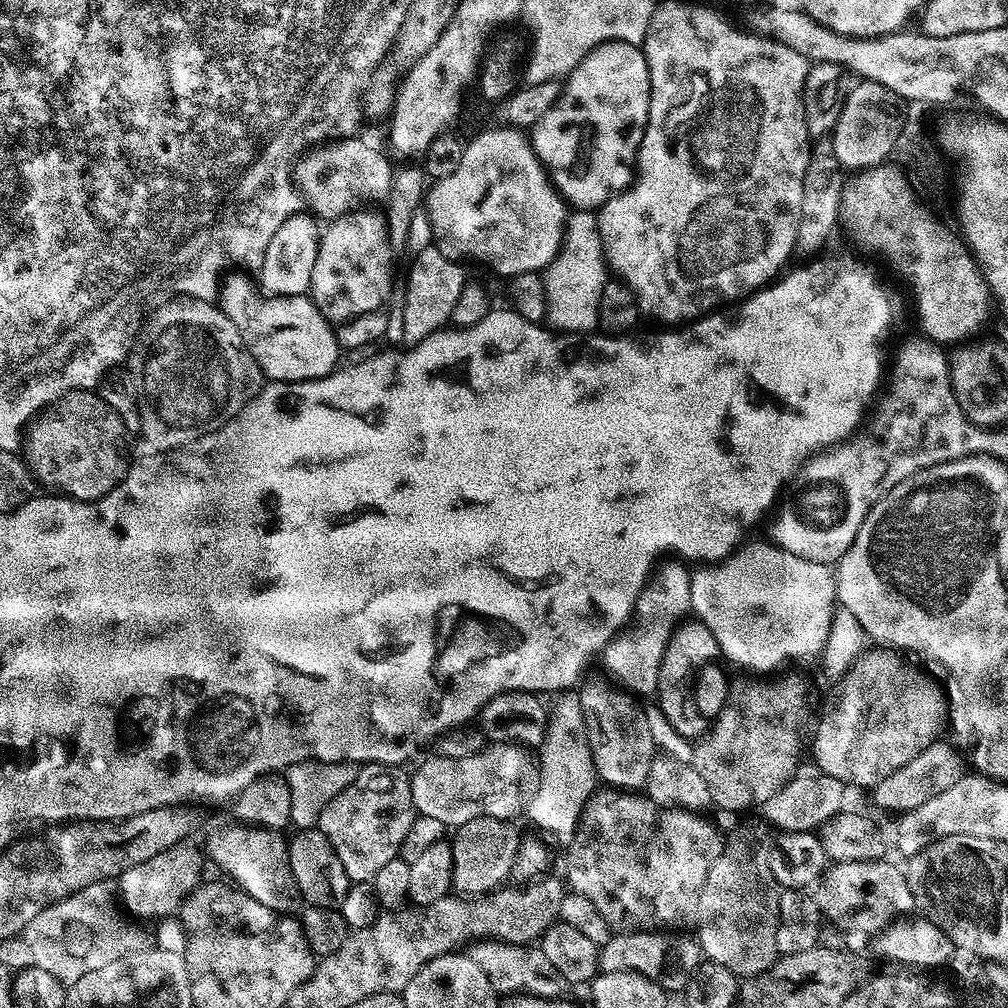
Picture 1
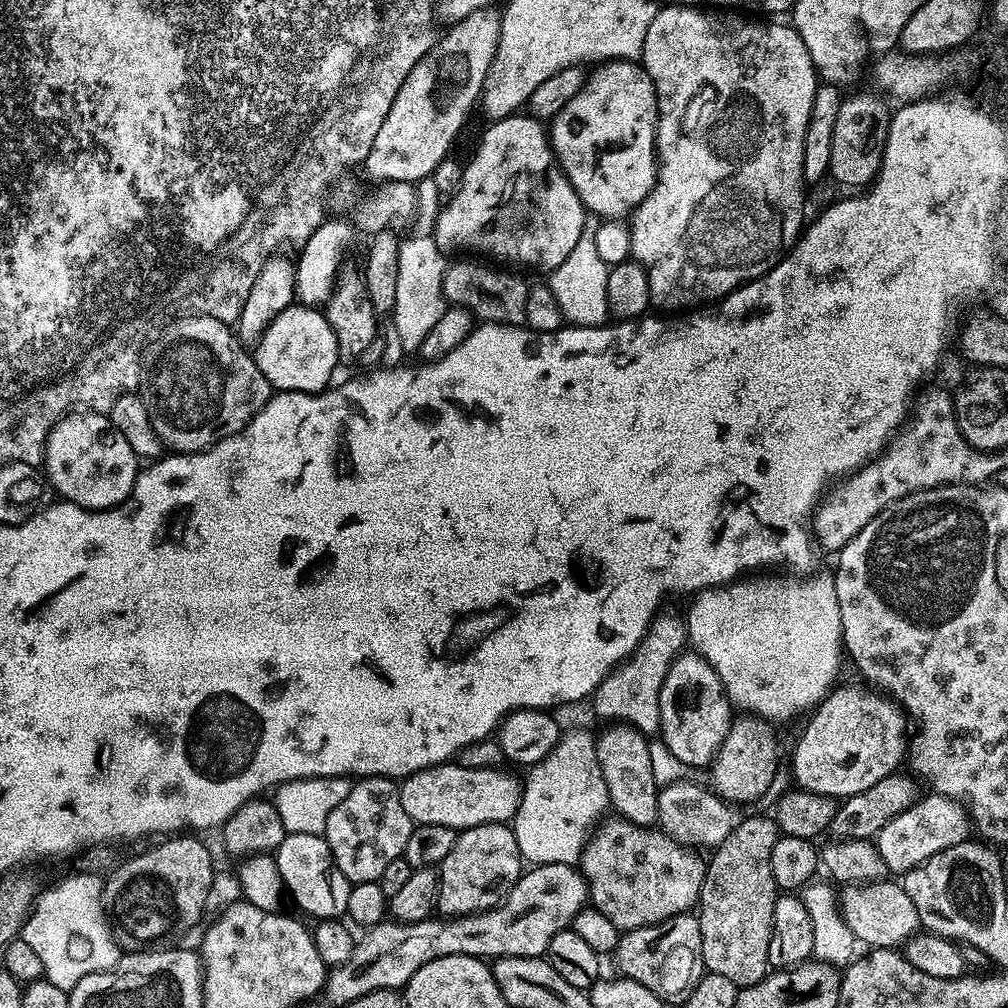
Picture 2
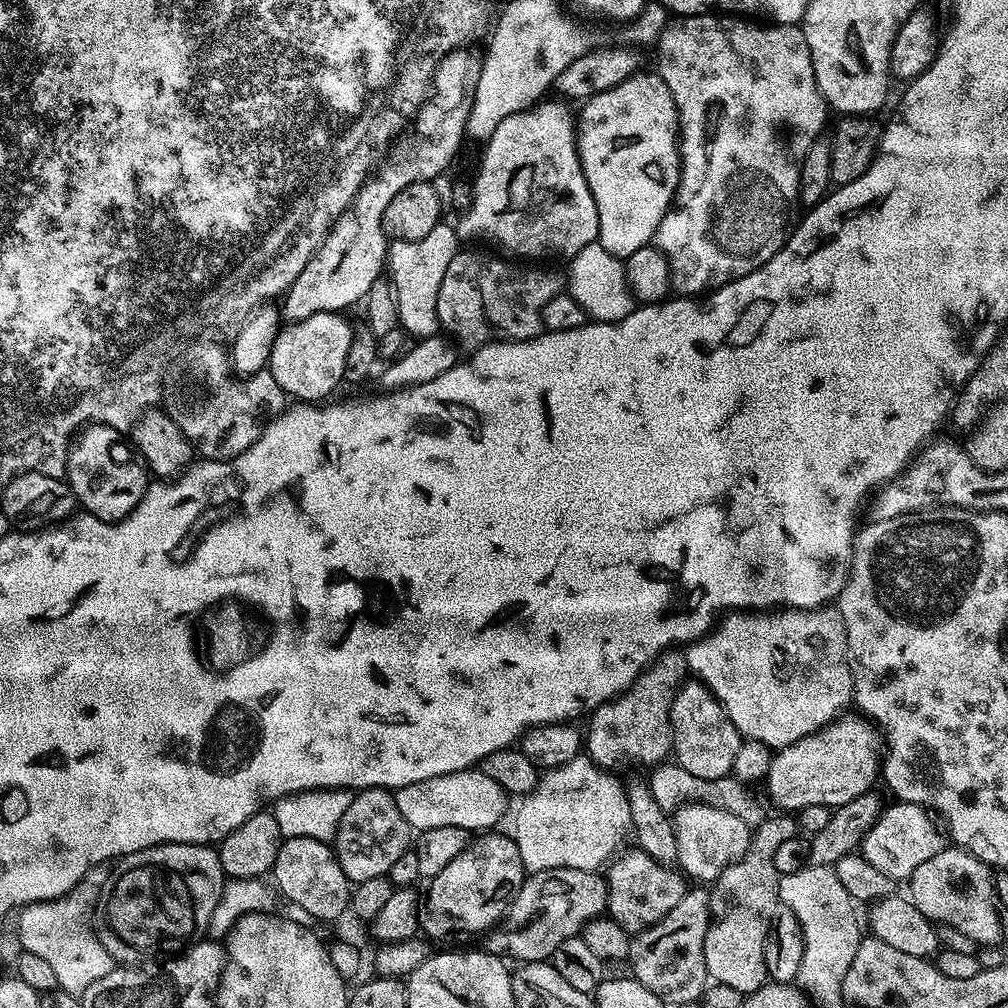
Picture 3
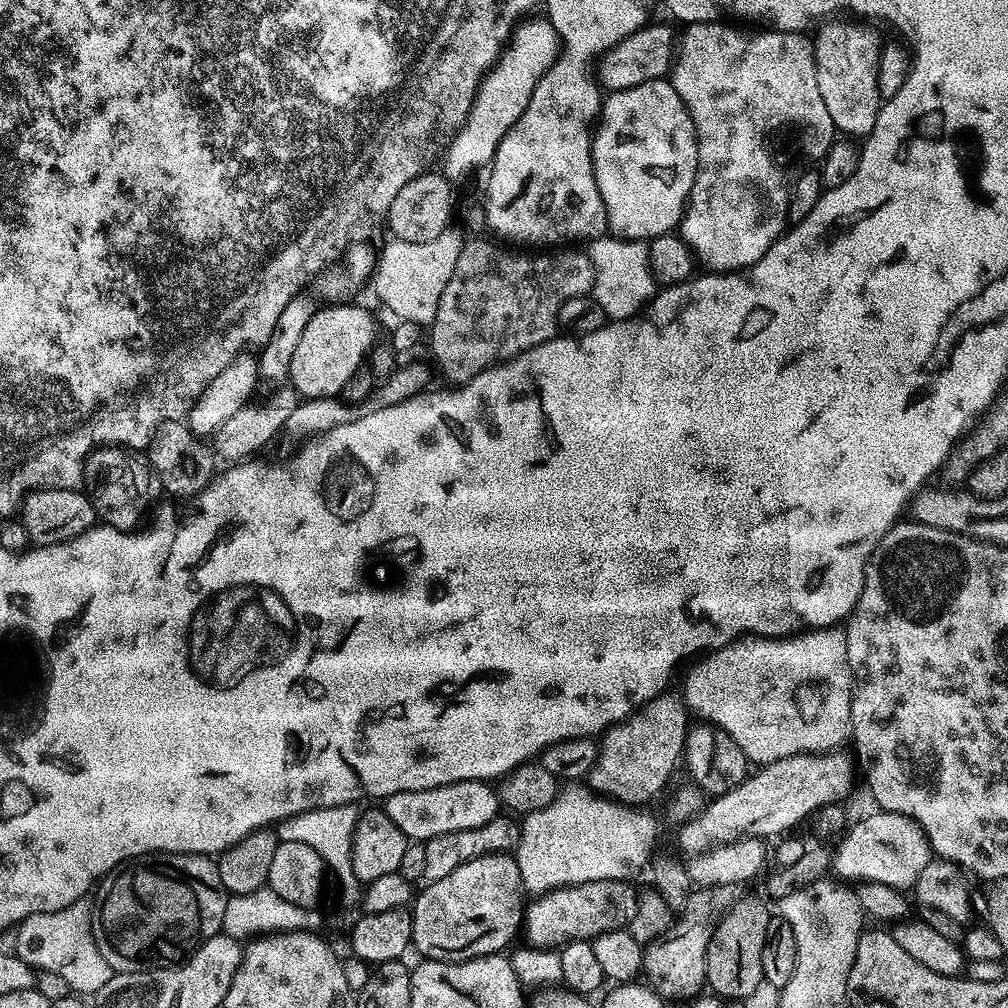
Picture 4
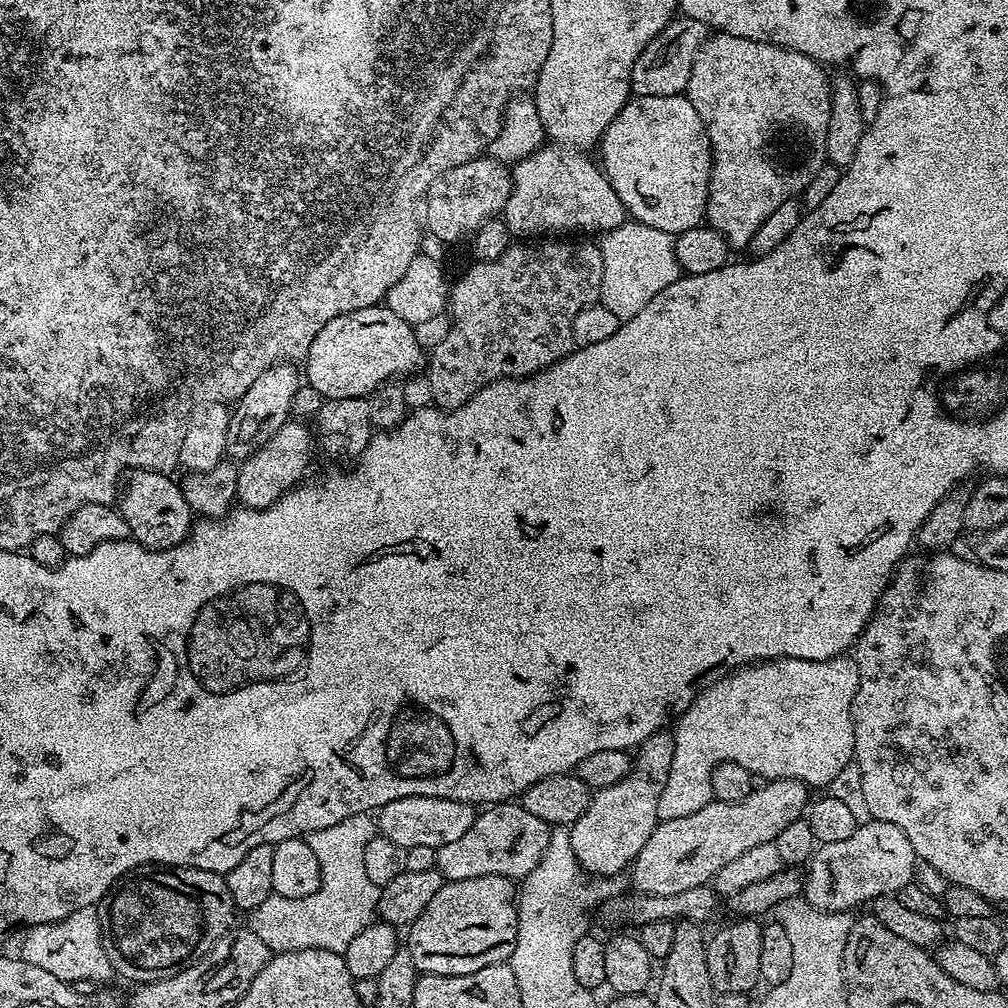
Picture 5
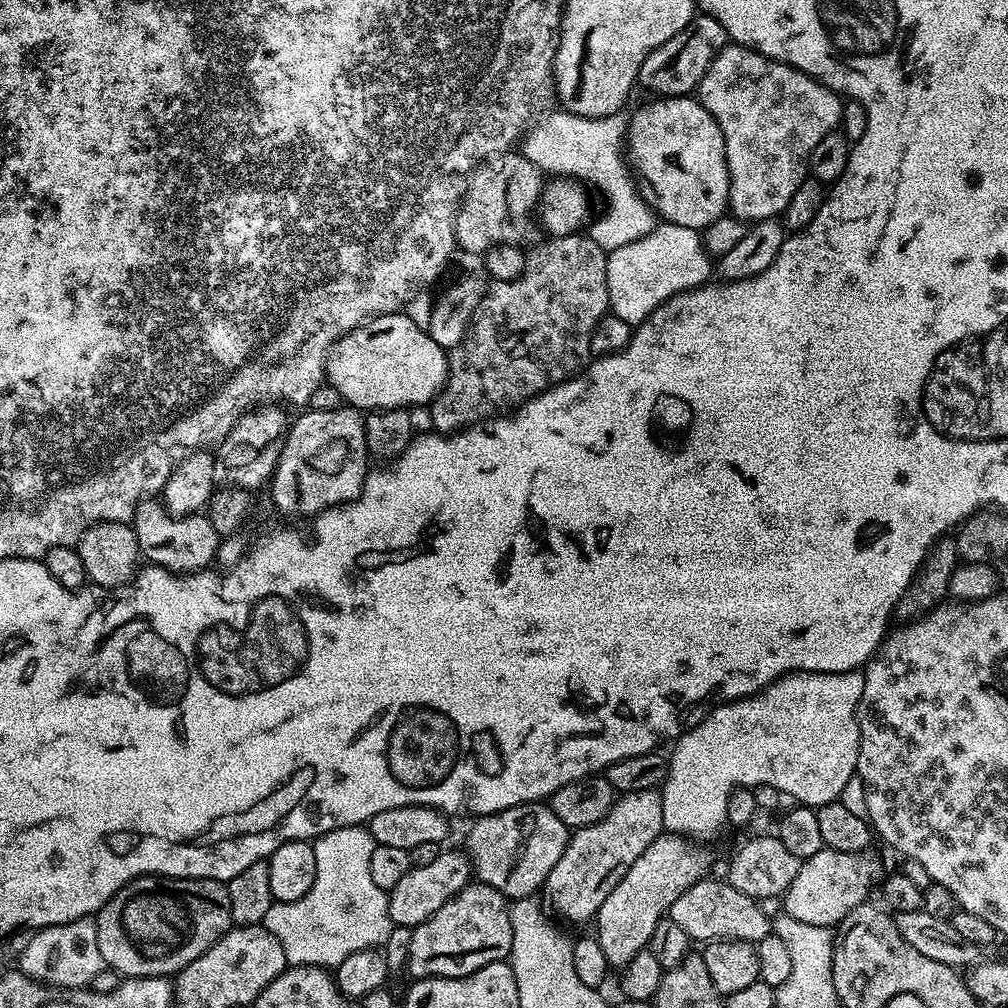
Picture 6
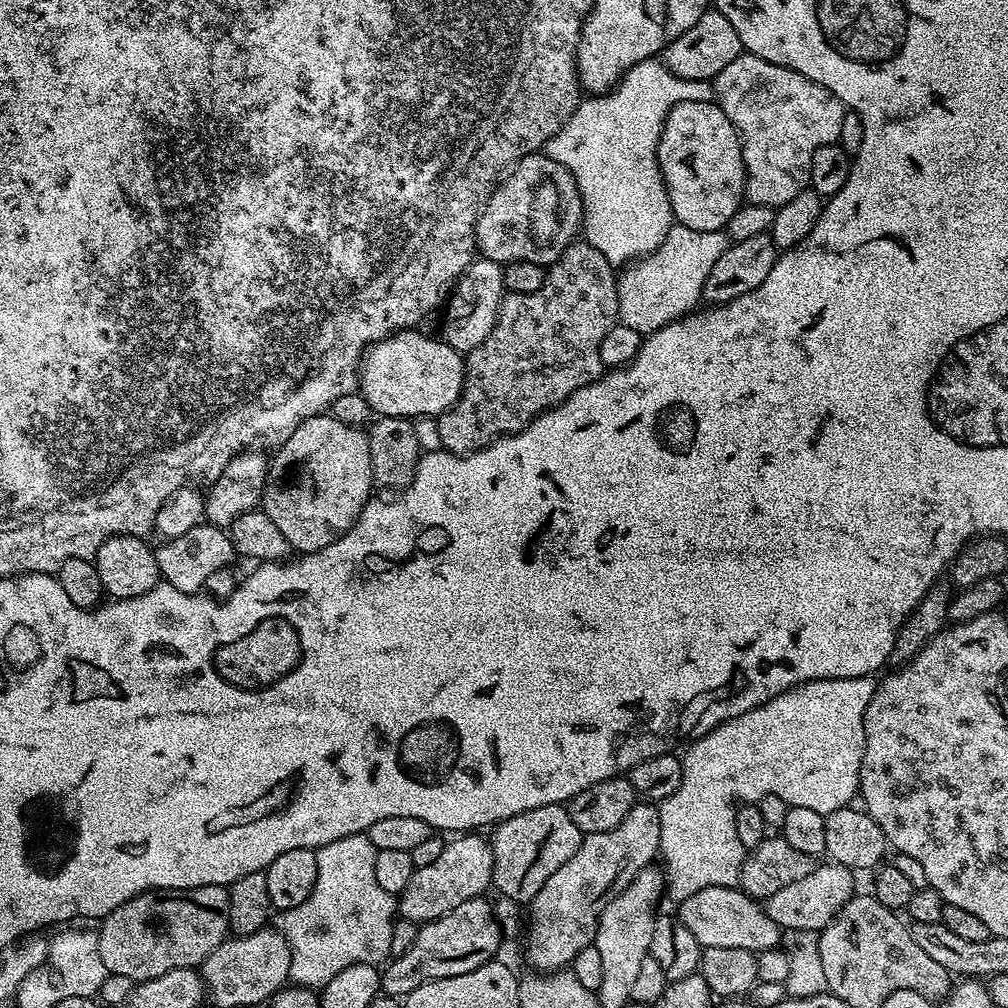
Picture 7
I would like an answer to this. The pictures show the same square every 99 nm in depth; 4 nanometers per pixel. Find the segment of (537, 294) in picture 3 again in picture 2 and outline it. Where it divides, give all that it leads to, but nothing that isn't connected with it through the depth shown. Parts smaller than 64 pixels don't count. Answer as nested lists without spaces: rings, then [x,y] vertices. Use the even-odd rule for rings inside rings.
[[[460,258],[457,264],[449,263],[444,271],[443,277],[443,297],[449,305],[462,308],[469,315],[480,322],[489,324],[515,324],[517,326],[524,324],[526,318],[526,298],[530,287],[529,281],[526,282],[520,276],[515,276],[515,271],[505,270],[500,266],[493,266],[488,262],[480,262],[484,264],[475,264],[475,259]]]

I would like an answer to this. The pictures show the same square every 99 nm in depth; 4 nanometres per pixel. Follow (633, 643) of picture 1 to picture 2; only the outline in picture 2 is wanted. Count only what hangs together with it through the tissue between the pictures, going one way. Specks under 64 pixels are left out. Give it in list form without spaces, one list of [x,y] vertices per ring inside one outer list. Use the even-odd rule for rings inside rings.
[[[657,615],[642,642],[624,663],[618,665],[604,681],[597,686],[590,697],[590,705],[604,722],[619,722],[635,728],[643,734],[659,733],[660,691],[670,666],[685,651],[688,644],[688,630],[683,619],[676,616]]]

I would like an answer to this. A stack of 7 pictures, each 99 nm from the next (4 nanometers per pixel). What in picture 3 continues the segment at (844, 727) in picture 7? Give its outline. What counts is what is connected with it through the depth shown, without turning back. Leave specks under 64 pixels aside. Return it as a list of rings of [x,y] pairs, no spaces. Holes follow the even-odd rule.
[[[836,606],[809,610],[776,610],[771,614],[751,614],[746,610],[738,610],[733,614],[725,615],[711,634],[687,645],[686,655],[689,673],[712,692],[716,701],[724,708],[724,713],[728,715],[730,722],[740,731],[741,737],[753,744],[763,745],[769,750],[785,748],[815,732],[821,732],[823,728],[831,724],[845,711],[843,708],[847,704],[851,705],[853,703],[852,675],[848,665],[848,647],[846,646],[846,626],[842,622],[840,609]]]

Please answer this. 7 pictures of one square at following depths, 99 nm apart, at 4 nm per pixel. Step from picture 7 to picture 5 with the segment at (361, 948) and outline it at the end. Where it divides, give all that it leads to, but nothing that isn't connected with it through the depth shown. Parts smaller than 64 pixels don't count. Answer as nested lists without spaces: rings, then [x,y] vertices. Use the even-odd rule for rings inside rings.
[[[359,812],[353,816],[342,818],[342,822],[334,822],[334,826],[326,826],[326,830],[314,830],[307,833],[306,839],[310,850],[314,850],[318,857],[318,866],[322,866],[322,882],[314,894],[306,894],[306,898],[282,898],[272,895],[262,902],[260,908],[256,908],[247,917],[246,927],[262,942],[266,942],[273,954],[277,952],[289,952],[290,950],[330,950],[331,952],[344,953],[346,946],[366,926],[370,926],[377,919],[376,907],[380,897],[380,888],[374,882],[370,882],[366,874],[366,845],[378,834],[378,824],[369,813]]]

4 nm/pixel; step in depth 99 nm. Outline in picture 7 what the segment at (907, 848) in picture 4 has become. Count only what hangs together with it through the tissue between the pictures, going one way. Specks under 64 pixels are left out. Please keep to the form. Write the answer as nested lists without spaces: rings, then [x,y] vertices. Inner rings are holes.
[[[831,862],[817,863],[816,869],[806,878],[798,878],[798,882],[790,882],[790,886],[782,886],[772,896],[767,897],[766,907],[770,918],[778,922],[781,930],[793,928],[819,933],[821,928],[833,920],[842,905],[851,900],[854,895],[852,889],[853,869]]]

